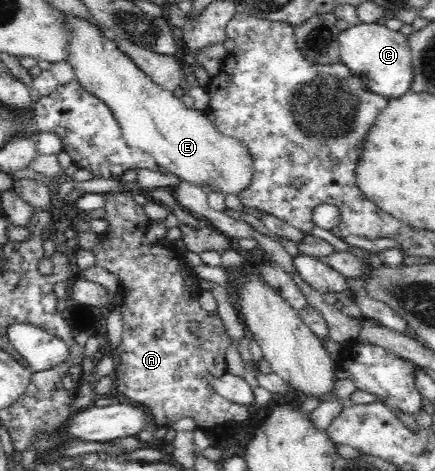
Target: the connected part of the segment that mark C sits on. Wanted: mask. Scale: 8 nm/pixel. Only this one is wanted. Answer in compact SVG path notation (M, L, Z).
M358 23L351 25L339 35L339 53L341 62L358 75L366 88L380 97L397 99L412 92L413 54L409 46L409 38L376 23Z

